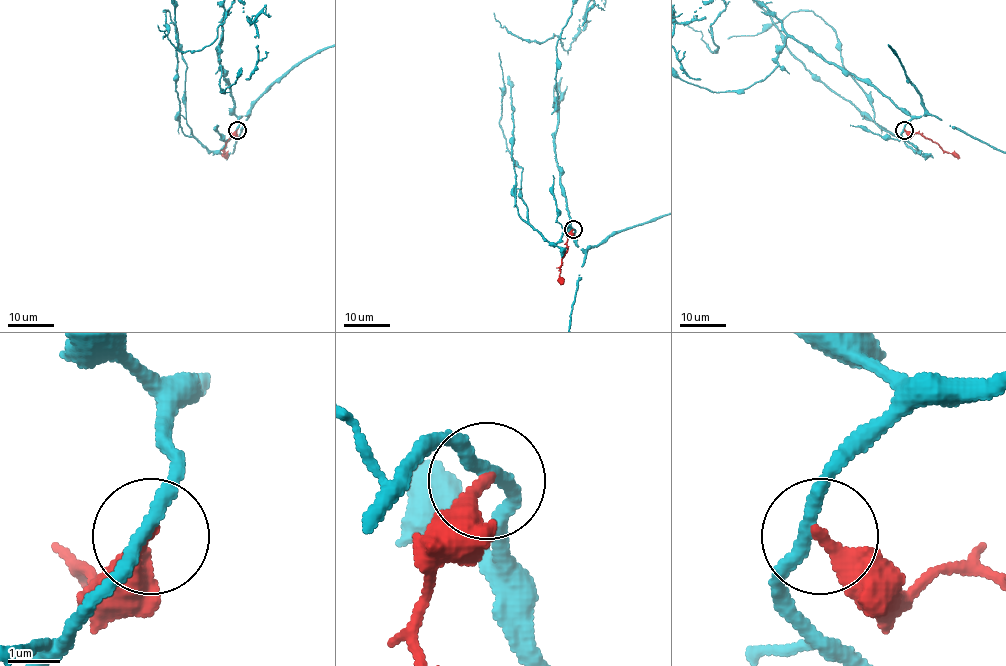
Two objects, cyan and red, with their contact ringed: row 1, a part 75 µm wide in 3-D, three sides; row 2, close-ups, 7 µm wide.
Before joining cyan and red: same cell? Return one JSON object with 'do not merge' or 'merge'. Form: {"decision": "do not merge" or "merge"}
{"decision": "do not merge"}

